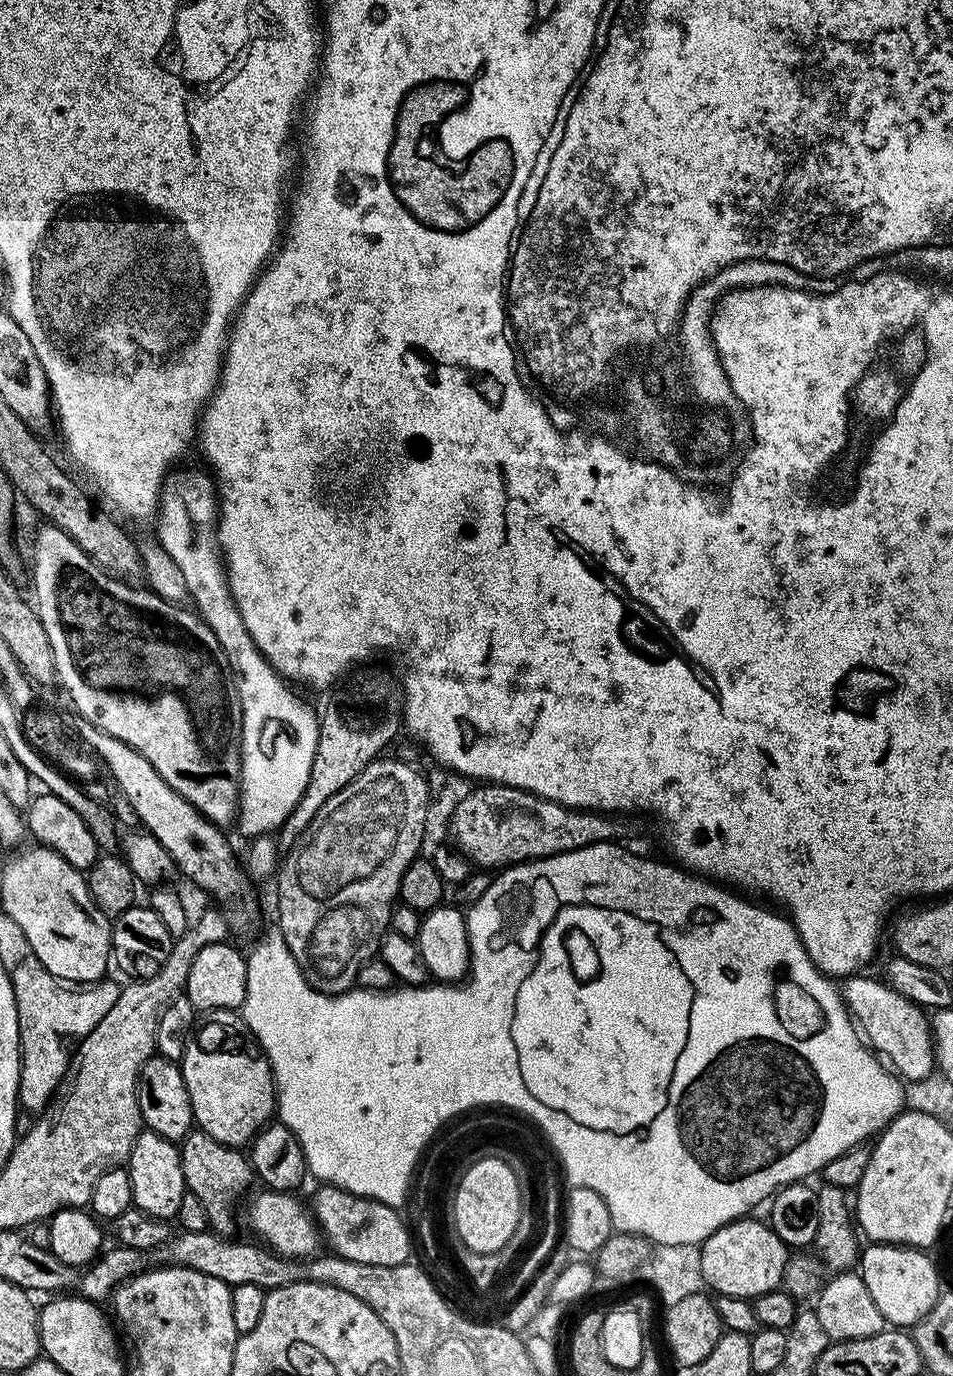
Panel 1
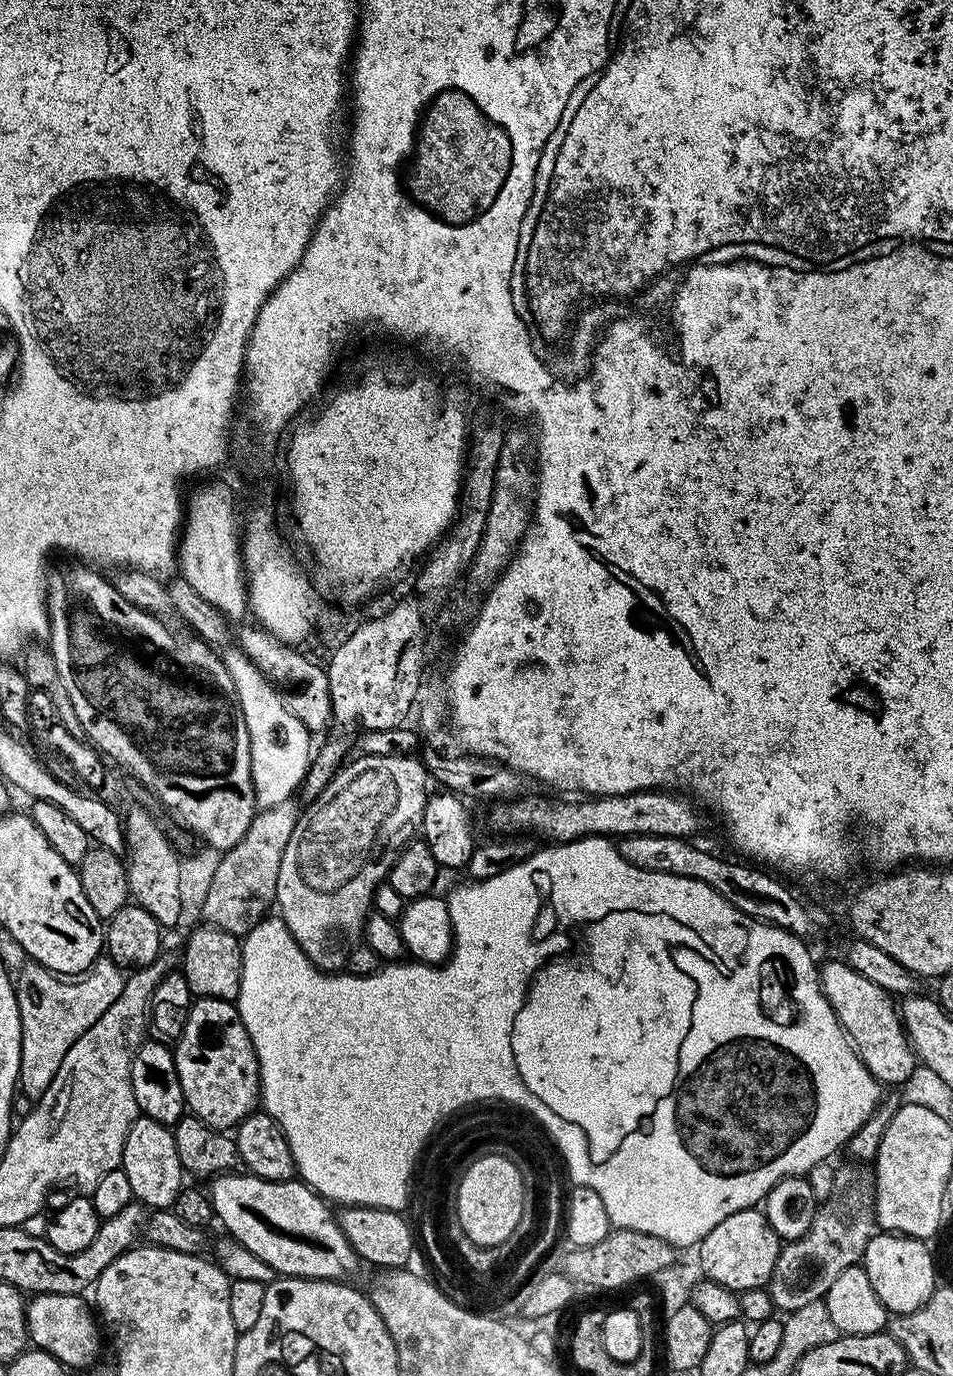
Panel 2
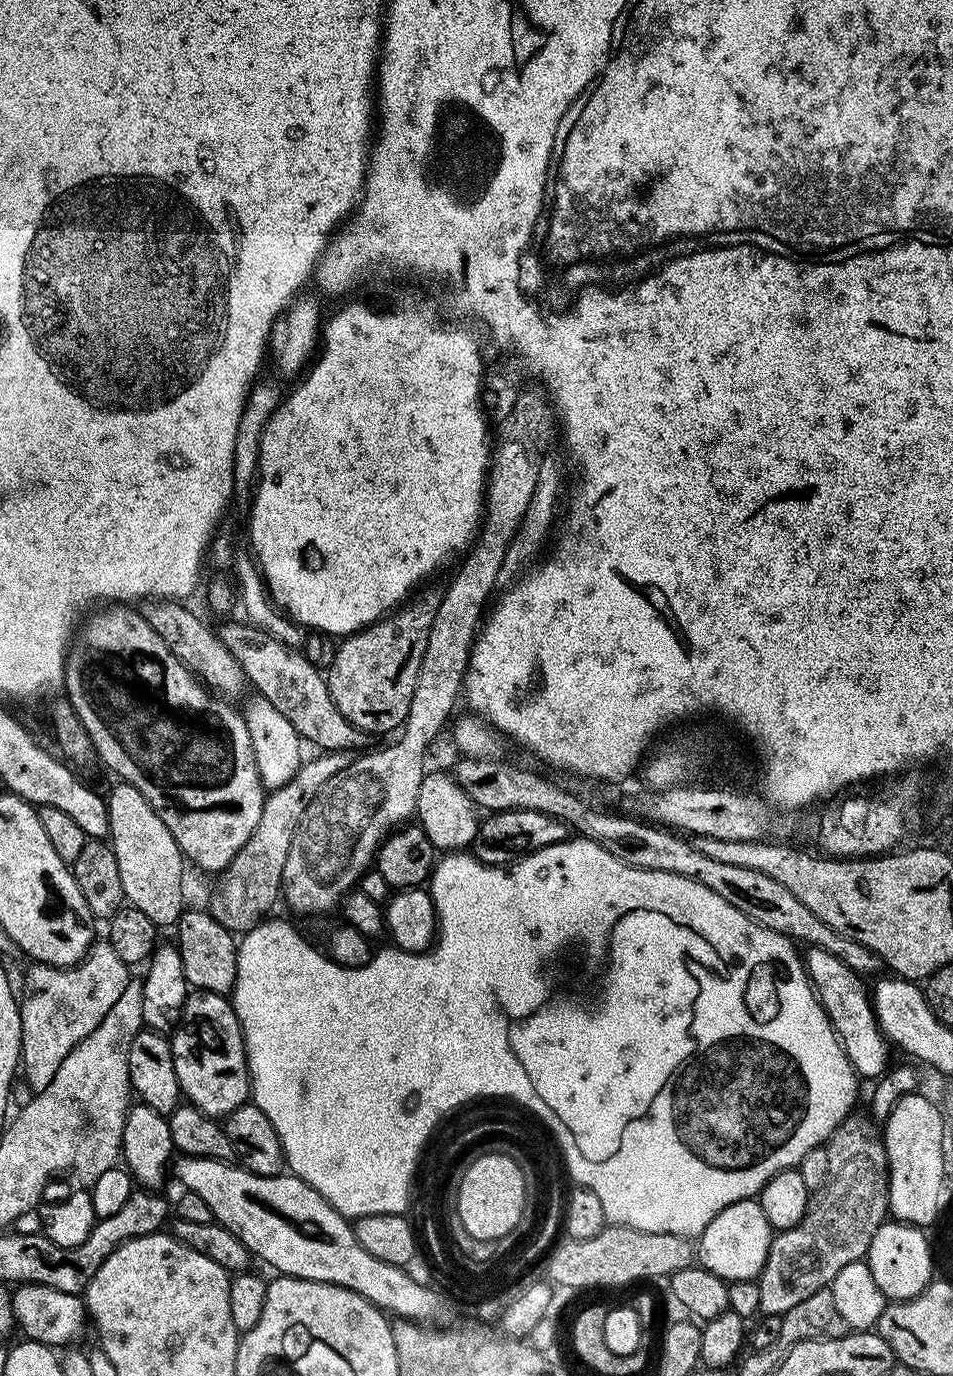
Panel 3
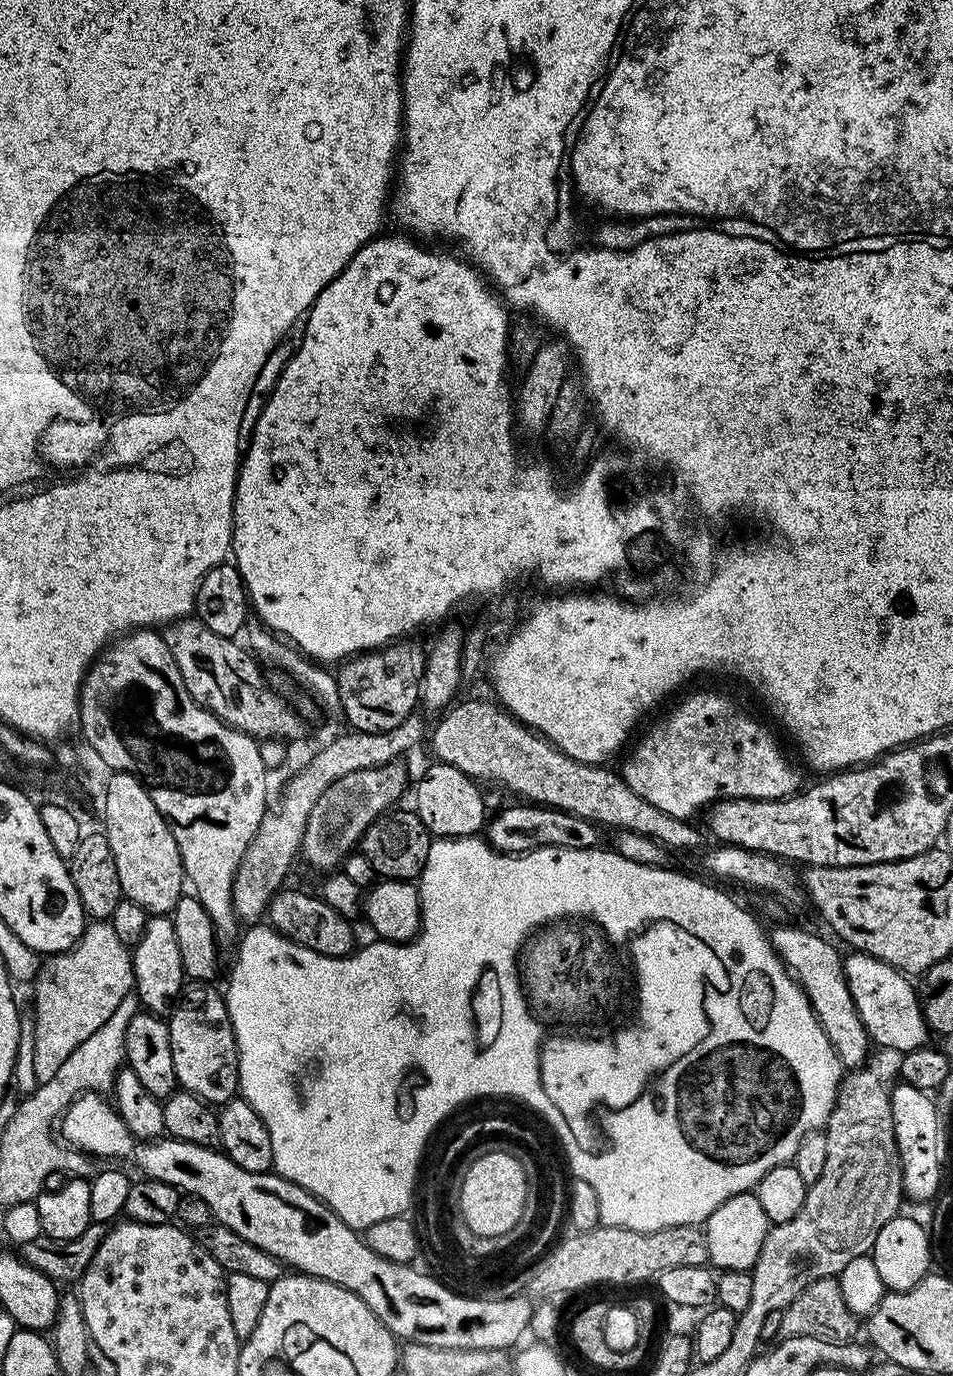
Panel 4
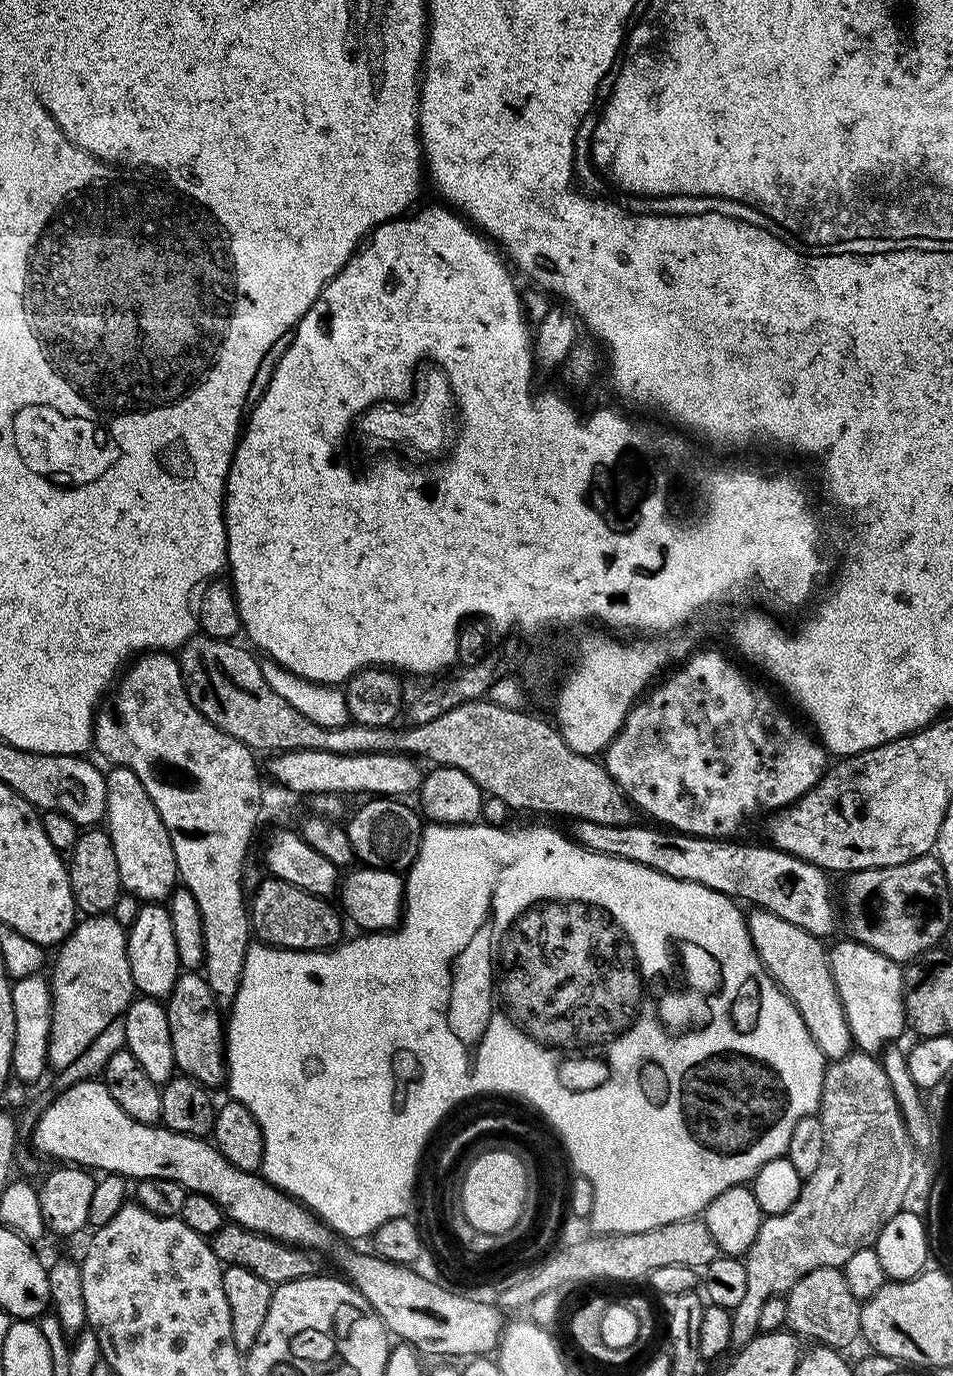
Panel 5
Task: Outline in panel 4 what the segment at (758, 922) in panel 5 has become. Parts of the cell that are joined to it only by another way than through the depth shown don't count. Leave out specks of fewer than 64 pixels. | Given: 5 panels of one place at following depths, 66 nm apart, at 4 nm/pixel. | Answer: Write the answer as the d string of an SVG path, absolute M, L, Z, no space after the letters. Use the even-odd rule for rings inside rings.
M776 926L771 929L770 939L774 950L780 959L788 966L789 972L792 973L800 989L806 994L806 998L810 1002L810 1006L814 1010L814 1014L818 1018L818 1022L822 1026L822 1030L826 1034L826 1038L830 1042L830 1046L834 1046L834 1050L838 1054L840 1063L848 1070L860 1070L865 1067L864 1064L868 1060L868 1048L870 1049L870 1041L866 1034L866 1026L862 1026L862 1018L858 1014L858 1010L854 1006L854 998L850 994L850 986L844 977L844 962L842 952L839 952L834 945L828 940L823 940L816 932L807 932L804 928L780 928L784 926Z

